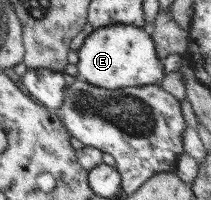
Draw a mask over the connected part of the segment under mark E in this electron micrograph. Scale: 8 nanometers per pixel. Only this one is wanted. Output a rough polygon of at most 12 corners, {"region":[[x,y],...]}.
{"region":[[134,24],[91,33],[77,77],[109,89],[160,84],[153,38]]}

